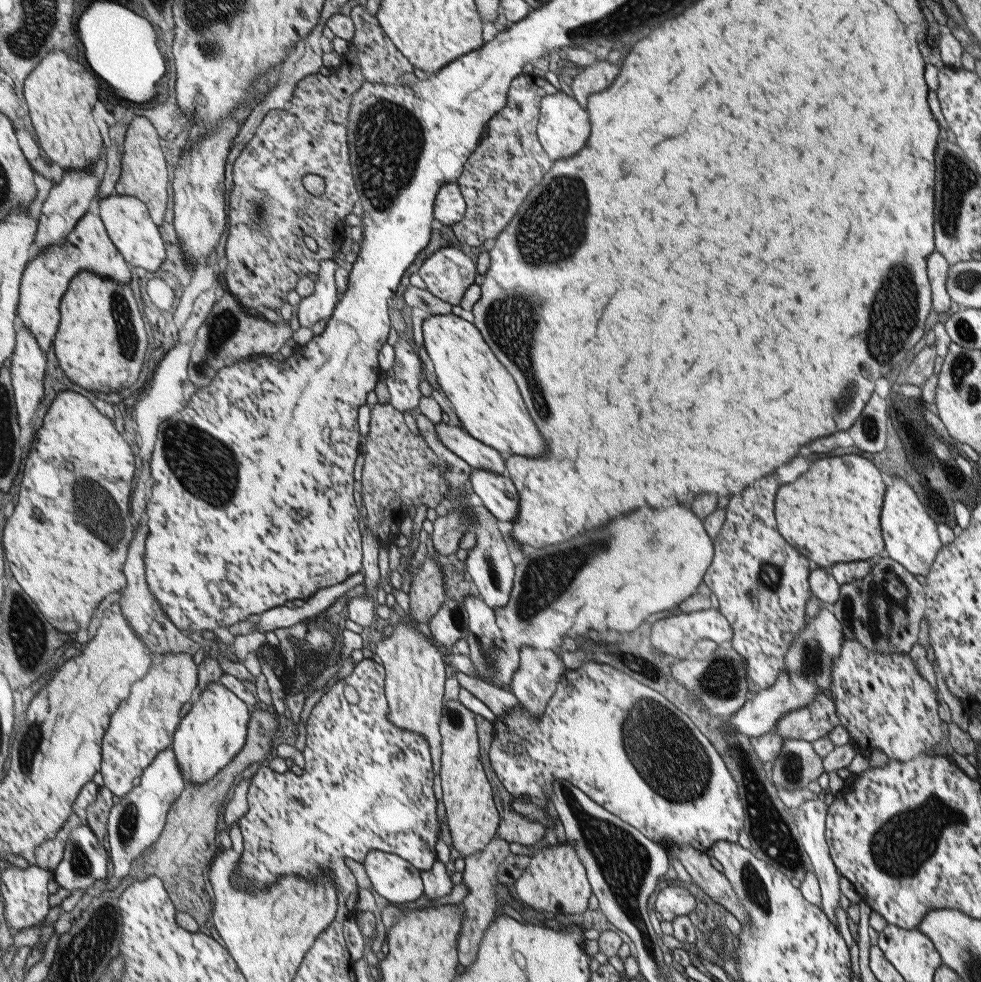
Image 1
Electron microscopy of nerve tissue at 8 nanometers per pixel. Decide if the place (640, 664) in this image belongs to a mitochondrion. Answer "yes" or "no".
yes

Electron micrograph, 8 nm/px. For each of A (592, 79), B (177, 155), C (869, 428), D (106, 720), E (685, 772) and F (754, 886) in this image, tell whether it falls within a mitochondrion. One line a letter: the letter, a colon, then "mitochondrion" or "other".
A: other
B: other
C: mitochondrion
D: other
E: mitochondrion
F: mitochondrion

